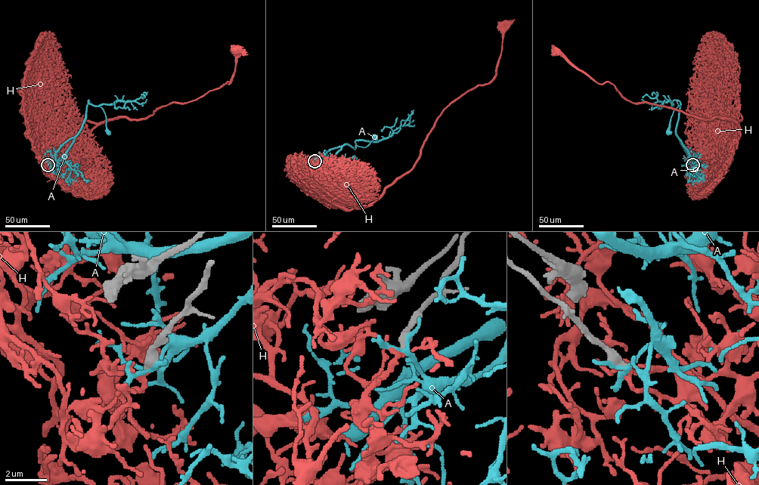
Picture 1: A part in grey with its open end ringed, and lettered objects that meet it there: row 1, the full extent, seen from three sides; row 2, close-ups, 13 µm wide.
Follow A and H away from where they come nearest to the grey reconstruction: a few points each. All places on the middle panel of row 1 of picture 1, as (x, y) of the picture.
A: (314, 161), (317, 162), (331, 149), (345, 144), (353, 148), (356, 145), (365, 147), (376, 136)
H: (314, 162), (320, 183), (329, 190), (356, 208), (371, 204), (413, 167), (441, 112), (494, 76), (504, 25)

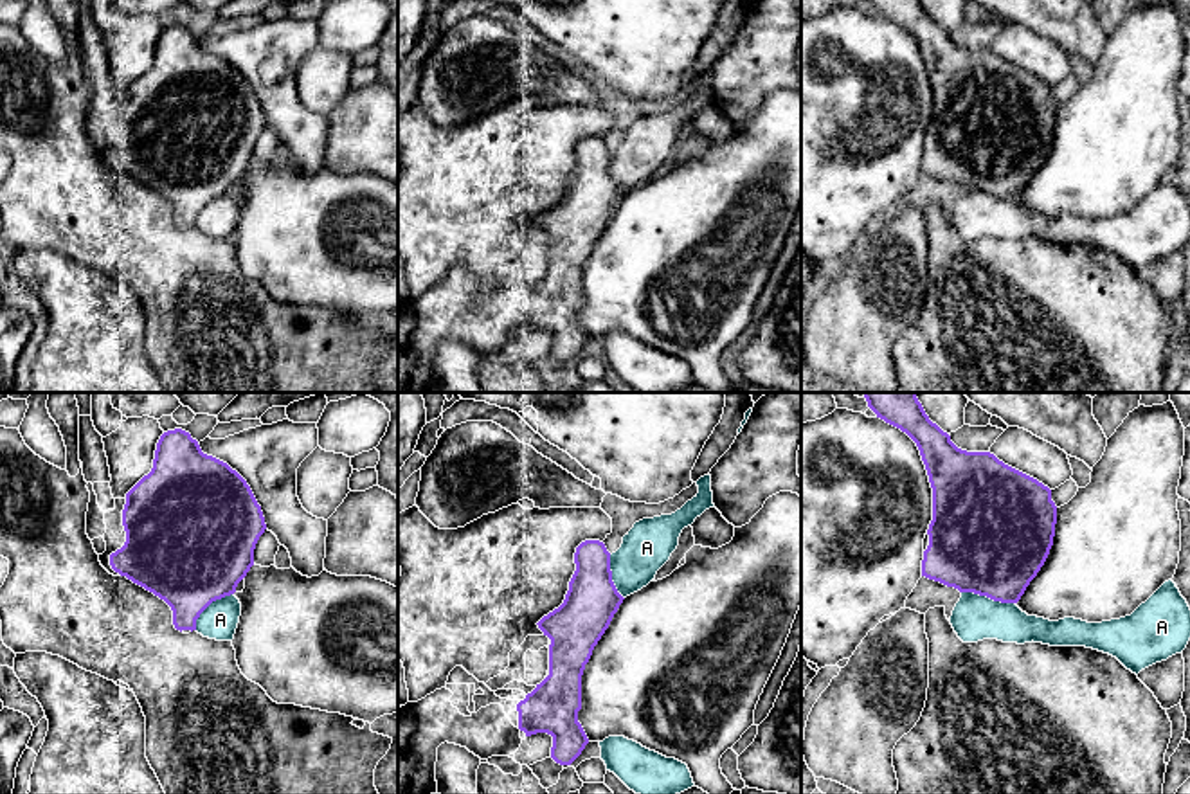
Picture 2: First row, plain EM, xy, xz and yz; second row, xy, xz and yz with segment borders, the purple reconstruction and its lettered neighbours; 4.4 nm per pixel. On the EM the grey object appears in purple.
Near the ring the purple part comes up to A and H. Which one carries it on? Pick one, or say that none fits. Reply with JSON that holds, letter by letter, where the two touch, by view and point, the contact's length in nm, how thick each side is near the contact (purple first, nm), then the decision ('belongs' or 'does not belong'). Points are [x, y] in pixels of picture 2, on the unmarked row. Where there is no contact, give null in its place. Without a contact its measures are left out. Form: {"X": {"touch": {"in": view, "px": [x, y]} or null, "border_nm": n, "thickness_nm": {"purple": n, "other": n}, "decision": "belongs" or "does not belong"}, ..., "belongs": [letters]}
{"A": {"touch": {"in": "yz", "px": [989, 193]}, "border_nm": 240, "thickness_nm": {"purple": 500, "other": 200}, "decision": "does not belong"}, "H": {"touch": null, "decision": "does not belong"}, "belongs": []}

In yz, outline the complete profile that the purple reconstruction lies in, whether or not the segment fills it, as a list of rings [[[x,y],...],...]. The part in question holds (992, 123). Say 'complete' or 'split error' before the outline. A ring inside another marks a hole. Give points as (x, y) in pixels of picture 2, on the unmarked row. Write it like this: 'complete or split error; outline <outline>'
complete; outline [[[868,0],[877,14],[906,29],[918,43],[933,85],[929,142],[922,173],[1001,200],[1017,200],[1053,142],[1057,103],[1051,86],[990,49],[958,45],[929,16],[922,0]]]

